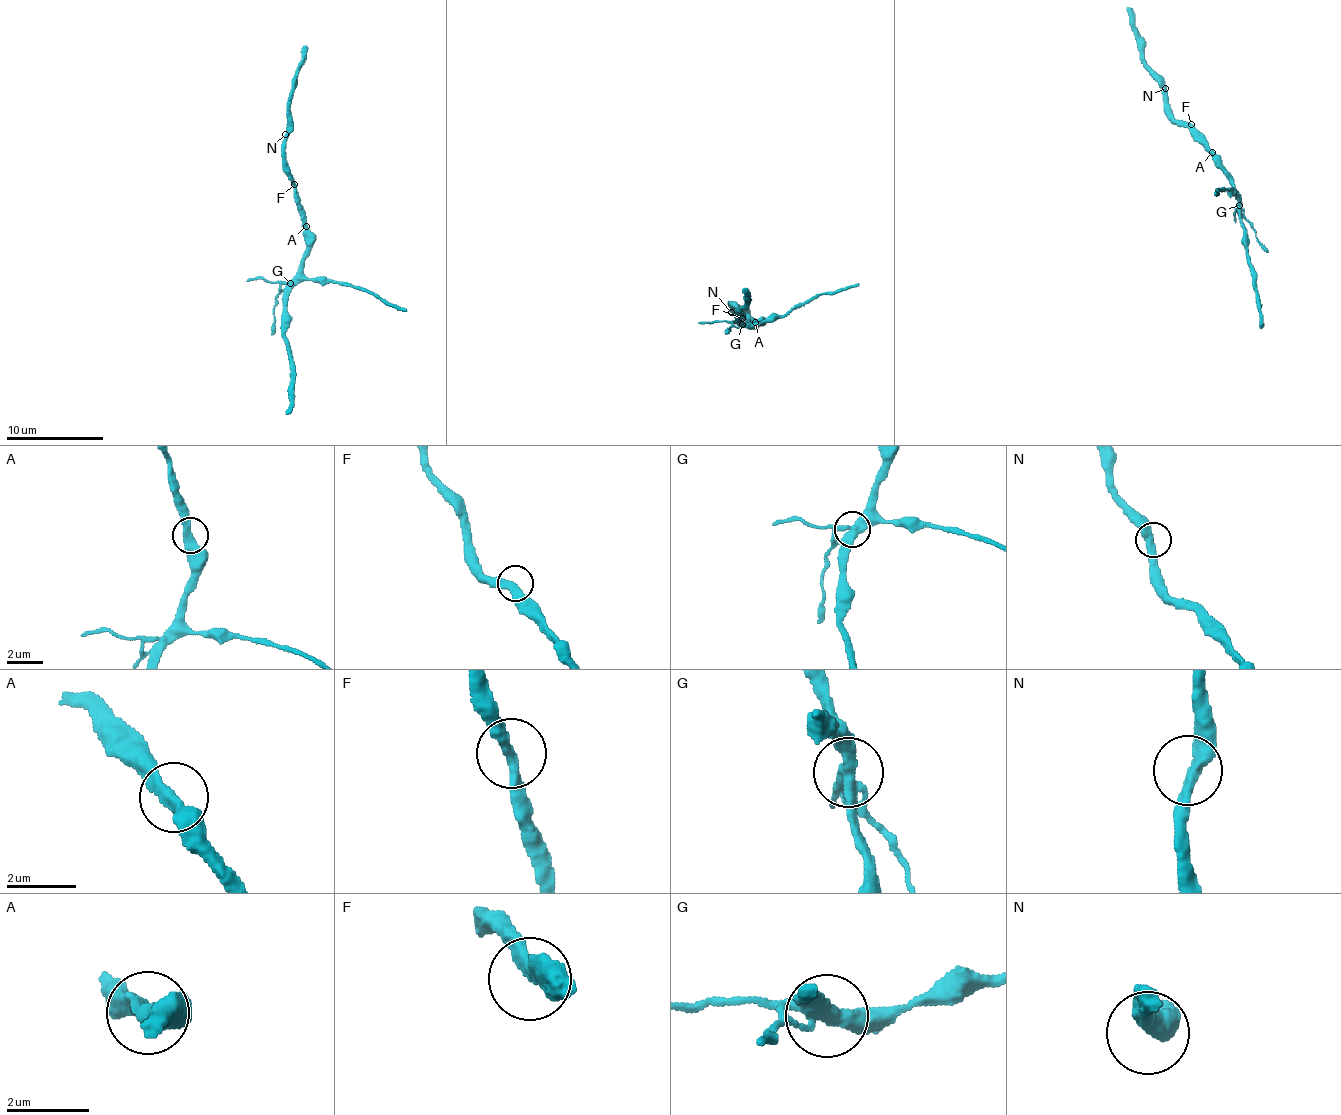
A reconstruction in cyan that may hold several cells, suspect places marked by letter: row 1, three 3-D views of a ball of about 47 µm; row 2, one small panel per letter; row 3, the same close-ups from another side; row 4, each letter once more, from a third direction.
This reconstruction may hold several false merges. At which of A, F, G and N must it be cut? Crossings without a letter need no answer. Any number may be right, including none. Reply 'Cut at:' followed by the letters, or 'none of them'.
Cut at: G

